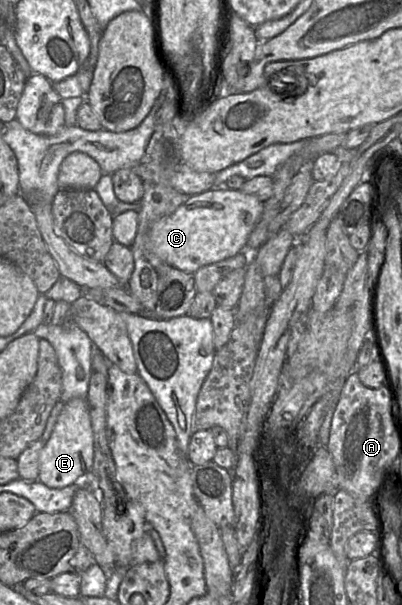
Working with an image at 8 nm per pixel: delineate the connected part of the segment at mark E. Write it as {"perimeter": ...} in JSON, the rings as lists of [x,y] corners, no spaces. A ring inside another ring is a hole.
{"perimeter":[[[73,398],[63,404],[51,436],[41,450],[38,481],[49,488],[64,488],[89,473],[94,464],[94,432],[87,400]]]}

